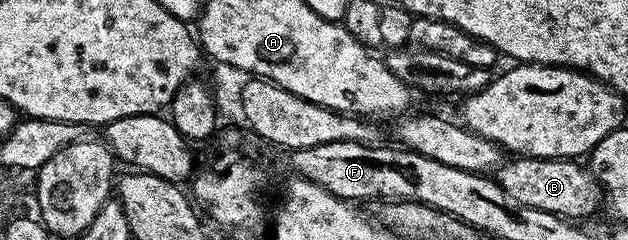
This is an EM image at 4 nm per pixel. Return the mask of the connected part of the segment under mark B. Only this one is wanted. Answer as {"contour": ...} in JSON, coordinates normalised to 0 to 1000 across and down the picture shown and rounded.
{"contour":[[[815,654],[787,713],[785,738],[796,783],[830,858],[855,867],[861,883],[881,883],[904,917],[928,917],[963,842],[959,775],[933,688],[908,658]]]}

